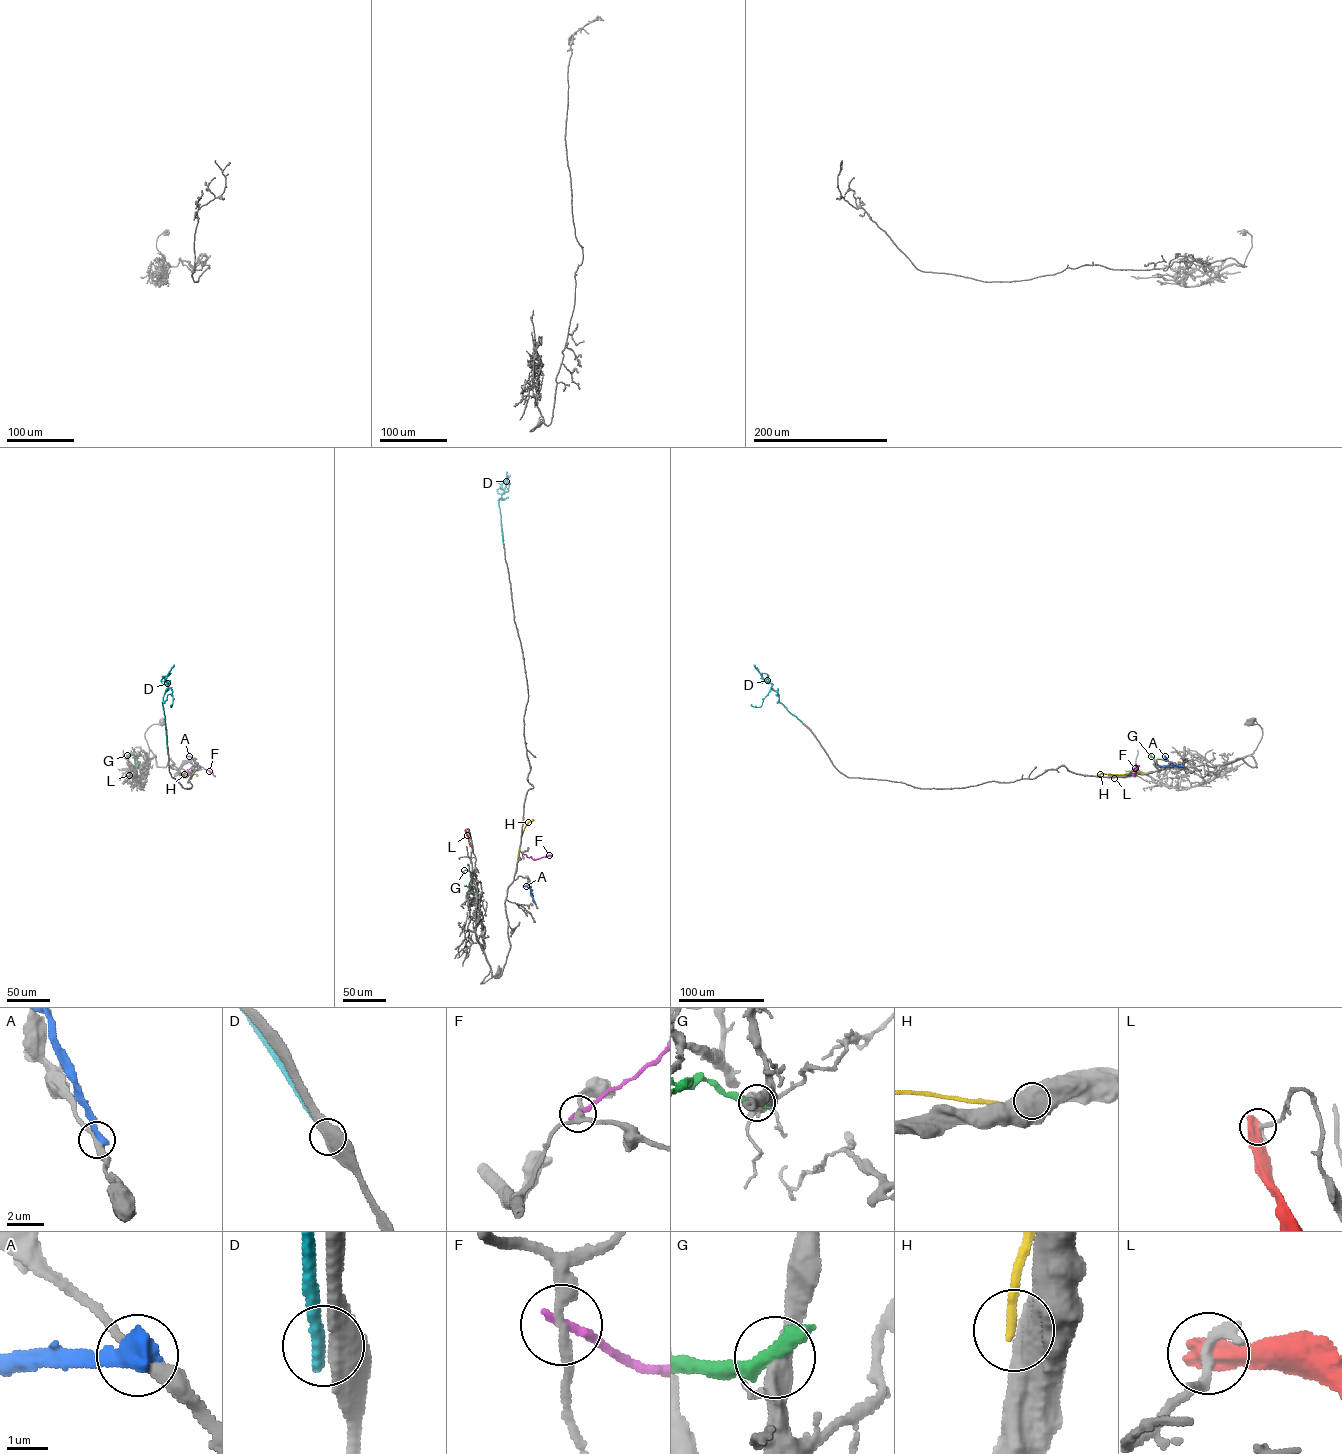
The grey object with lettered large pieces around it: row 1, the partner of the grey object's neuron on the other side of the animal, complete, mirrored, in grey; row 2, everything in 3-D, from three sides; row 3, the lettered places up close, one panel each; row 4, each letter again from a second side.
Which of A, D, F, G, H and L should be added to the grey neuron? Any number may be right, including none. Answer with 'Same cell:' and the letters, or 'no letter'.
Same cell: no letter

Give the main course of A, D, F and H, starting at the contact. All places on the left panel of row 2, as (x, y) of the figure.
A: (199, 766), (187, 755)
D: (168, 754), (162, 701), (168, 688), (172, 692), (171, 704)
F: (186, 771), (195, 765), (215, 776)
H: (180, 773), (198, 775)

